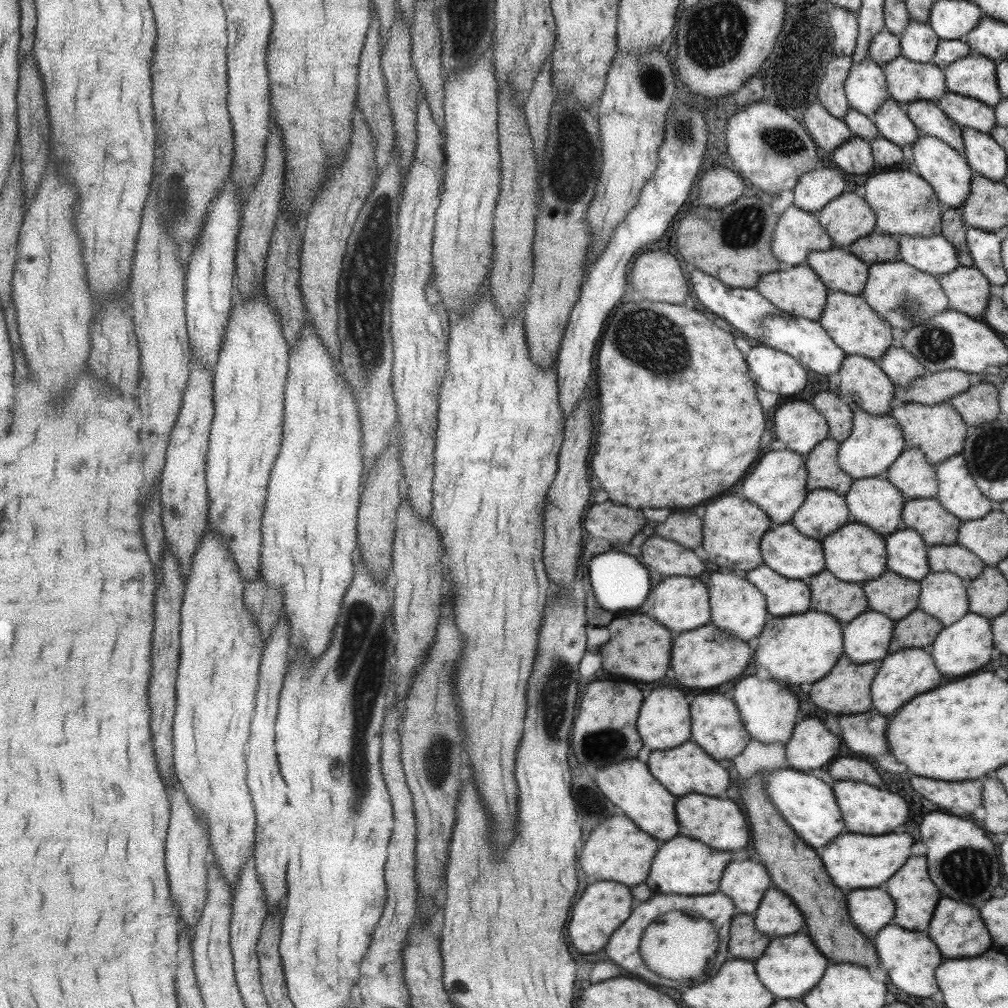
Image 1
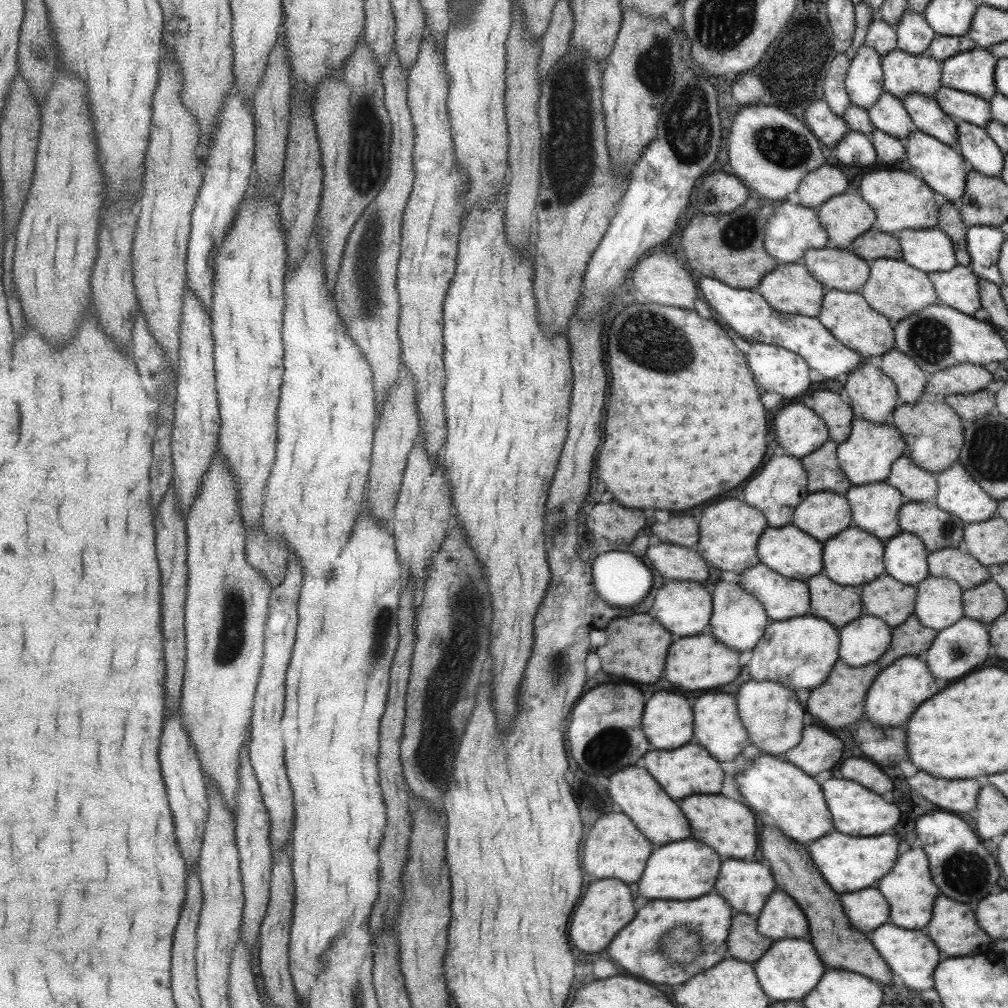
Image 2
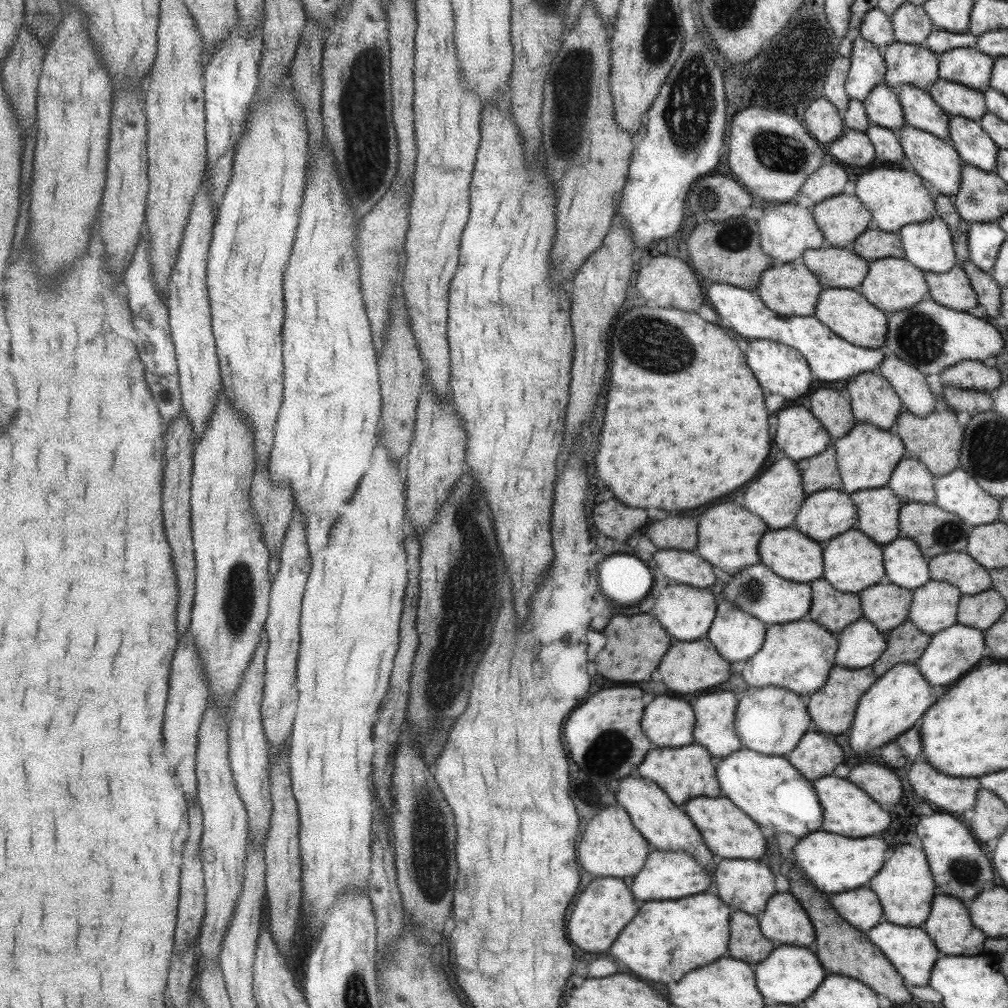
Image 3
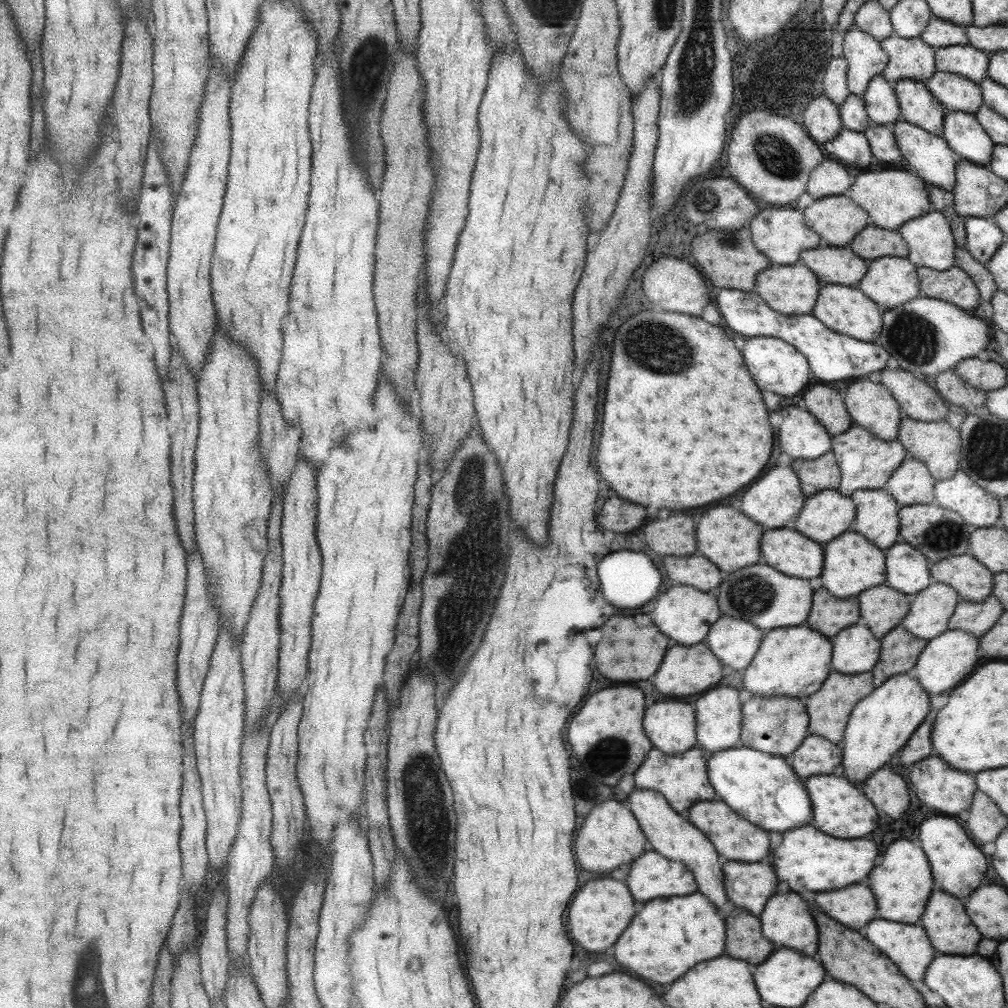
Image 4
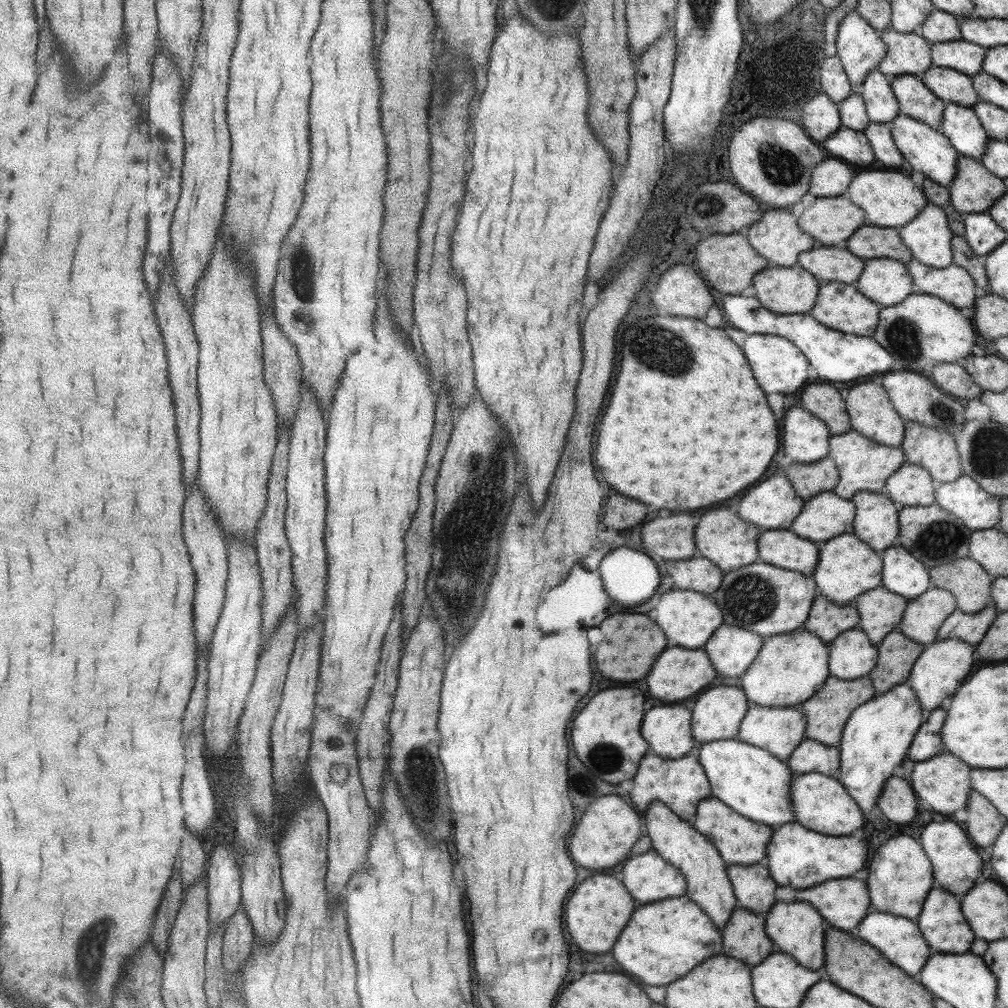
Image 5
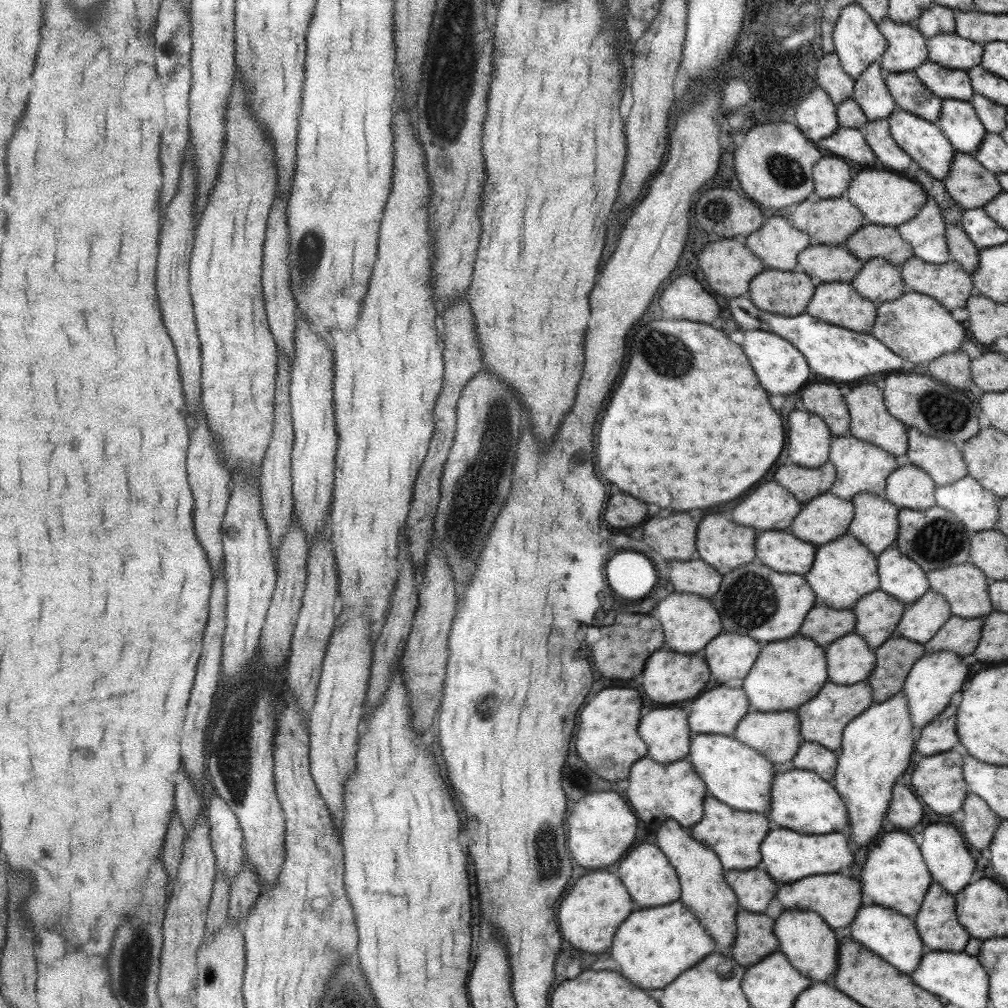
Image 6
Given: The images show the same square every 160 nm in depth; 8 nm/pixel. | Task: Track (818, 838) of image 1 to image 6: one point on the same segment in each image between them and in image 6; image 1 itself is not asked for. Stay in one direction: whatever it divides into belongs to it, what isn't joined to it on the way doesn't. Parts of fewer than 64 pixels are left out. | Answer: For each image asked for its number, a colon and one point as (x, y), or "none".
2: (780, 793)
3: (769, 789)
4: (760, 787)
5: (751, 781)
6: (734, 773)

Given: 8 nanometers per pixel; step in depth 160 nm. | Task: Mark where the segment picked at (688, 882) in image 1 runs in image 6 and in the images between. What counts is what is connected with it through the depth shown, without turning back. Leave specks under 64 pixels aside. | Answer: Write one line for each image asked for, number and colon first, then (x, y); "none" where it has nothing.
2: (681, 870)
3: (667, 874)
4: (652, 875)
5: (647, 877)
6: (645, 872)

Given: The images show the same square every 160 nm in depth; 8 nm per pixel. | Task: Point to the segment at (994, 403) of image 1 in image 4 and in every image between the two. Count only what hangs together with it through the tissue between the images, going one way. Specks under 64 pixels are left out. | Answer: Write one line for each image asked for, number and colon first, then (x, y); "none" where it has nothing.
2: (974, 405)
3: (971, 401)
4: (950, 387)

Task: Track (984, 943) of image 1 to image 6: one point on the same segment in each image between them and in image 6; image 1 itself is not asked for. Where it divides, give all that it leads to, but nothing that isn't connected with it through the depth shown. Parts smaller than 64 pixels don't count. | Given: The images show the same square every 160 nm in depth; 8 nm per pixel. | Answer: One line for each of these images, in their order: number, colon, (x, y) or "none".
2: (952, 928)
3: (948, 925)
4: (944, 920)
5: (942, 925)
6: (936, 925)

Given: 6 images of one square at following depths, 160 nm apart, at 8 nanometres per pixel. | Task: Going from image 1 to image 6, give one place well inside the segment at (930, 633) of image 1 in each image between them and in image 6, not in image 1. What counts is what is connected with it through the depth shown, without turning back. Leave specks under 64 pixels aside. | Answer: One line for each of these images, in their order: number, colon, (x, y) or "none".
2: (910, 637)
3: (904, 643)
4: (899, 650)
5: (896, 653)
6: (894, 658)

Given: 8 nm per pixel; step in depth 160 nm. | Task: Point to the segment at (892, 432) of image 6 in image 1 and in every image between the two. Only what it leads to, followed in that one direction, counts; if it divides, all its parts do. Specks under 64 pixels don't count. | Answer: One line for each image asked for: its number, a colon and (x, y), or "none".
1: (861, 381)
2: (873, 394)
3: (873, 400)
4: (872, 406)
5: (868, 406)

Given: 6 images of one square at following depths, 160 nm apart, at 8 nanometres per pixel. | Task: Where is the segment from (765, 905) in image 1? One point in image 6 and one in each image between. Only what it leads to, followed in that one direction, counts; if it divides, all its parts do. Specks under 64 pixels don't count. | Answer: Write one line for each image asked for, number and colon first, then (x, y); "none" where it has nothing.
2: (780, 918)
3: (783, 920)
4: (785, 919)
5: (795, 928)
6: (808, 943)

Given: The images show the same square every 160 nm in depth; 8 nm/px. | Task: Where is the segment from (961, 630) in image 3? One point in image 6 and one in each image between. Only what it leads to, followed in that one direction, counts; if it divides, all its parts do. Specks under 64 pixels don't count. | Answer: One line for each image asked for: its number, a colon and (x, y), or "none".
4: (946, 659)
5: (942, 665)
6: (933, 677)

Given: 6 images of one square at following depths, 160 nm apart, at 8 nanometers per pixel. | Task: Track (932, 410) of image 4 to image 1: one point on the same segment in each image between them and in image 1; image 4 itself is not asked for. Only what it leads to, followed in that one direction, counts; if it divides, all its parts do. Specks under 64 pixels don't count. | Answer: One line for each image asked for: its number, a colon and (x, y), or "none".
1: (900, 366)
2: (909, 379)
3: (908, 383)

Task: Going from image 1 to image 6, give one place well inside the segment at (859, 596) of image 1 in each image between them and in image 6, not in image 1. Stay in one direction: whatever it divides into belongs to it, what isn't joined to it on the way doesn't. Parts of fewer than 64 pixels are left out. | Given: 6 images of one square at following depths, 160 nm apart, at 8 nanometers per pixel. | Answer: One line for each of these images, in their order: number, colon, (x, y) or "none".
2: (837, 604)
3: (830, 608)
4: (828, 614)
5: (826, 619)
6: (823, 624)

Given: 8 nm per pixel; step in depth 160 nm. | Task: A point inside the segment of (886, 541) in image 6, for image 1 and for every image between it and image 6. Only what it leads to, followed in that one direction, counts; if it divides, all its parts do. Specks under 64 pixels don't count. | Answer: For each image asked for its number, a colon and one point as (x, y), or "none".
1: (875, 502)
2: (874, 506)
3: (877, 509)
4: (876, 518)
5: (875, 522)

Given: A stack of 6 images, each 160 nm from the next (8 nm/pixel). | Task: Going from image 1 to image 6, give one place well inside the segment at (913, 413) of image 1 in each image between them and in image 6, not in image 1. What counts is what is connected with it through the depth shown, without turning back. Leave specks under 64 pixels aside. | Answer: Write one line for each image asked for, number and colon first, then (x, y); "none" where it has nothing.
2: (934, 434)
3: (935, 440)
4: (937, 445)
5: (934, 449)
6: (942, 460)

